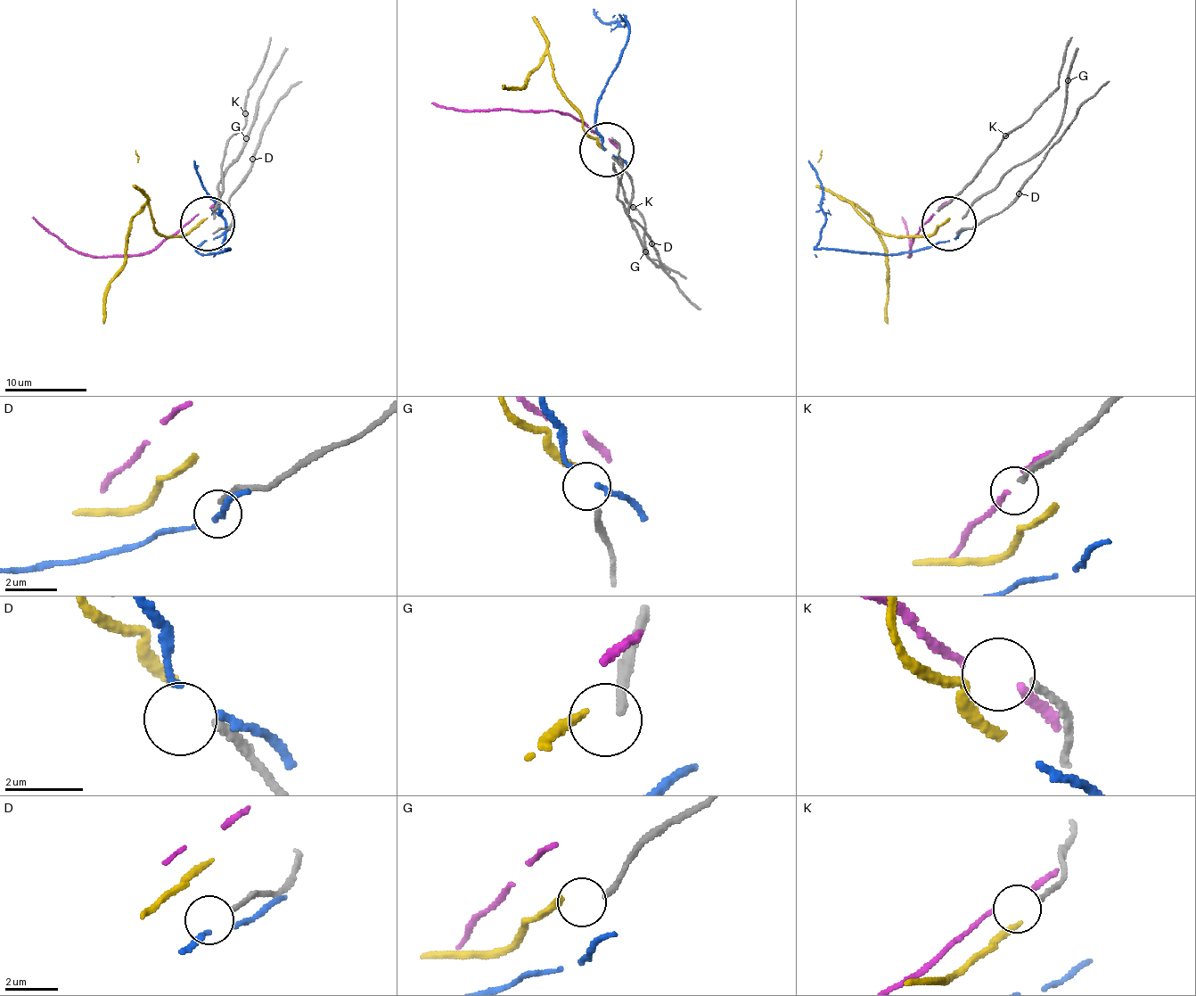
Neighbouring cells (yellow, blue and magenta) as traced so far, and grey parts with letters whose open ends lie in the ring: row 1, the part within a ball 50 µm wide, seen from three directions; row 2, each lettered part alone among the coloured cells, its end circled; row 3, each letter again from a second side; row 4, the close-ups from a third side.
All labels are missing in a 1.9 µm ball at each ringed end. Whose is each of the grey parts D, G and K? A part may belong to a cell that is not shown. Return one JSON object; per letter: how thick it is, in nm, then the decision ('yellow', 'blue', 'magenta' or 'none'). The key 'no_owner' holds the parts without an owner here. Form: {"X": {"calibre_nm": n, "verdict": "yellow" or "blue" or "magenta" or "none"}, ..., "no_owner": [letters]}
{"D": {"calibre_nm": 180, "verdict": "none"}, "G": {"calibre_nm": 240, "verdict": "none"}, "K": {"calibre_nm": 170, "verdict": "none"}, "no_owner": ["D", "G", "K"]}

